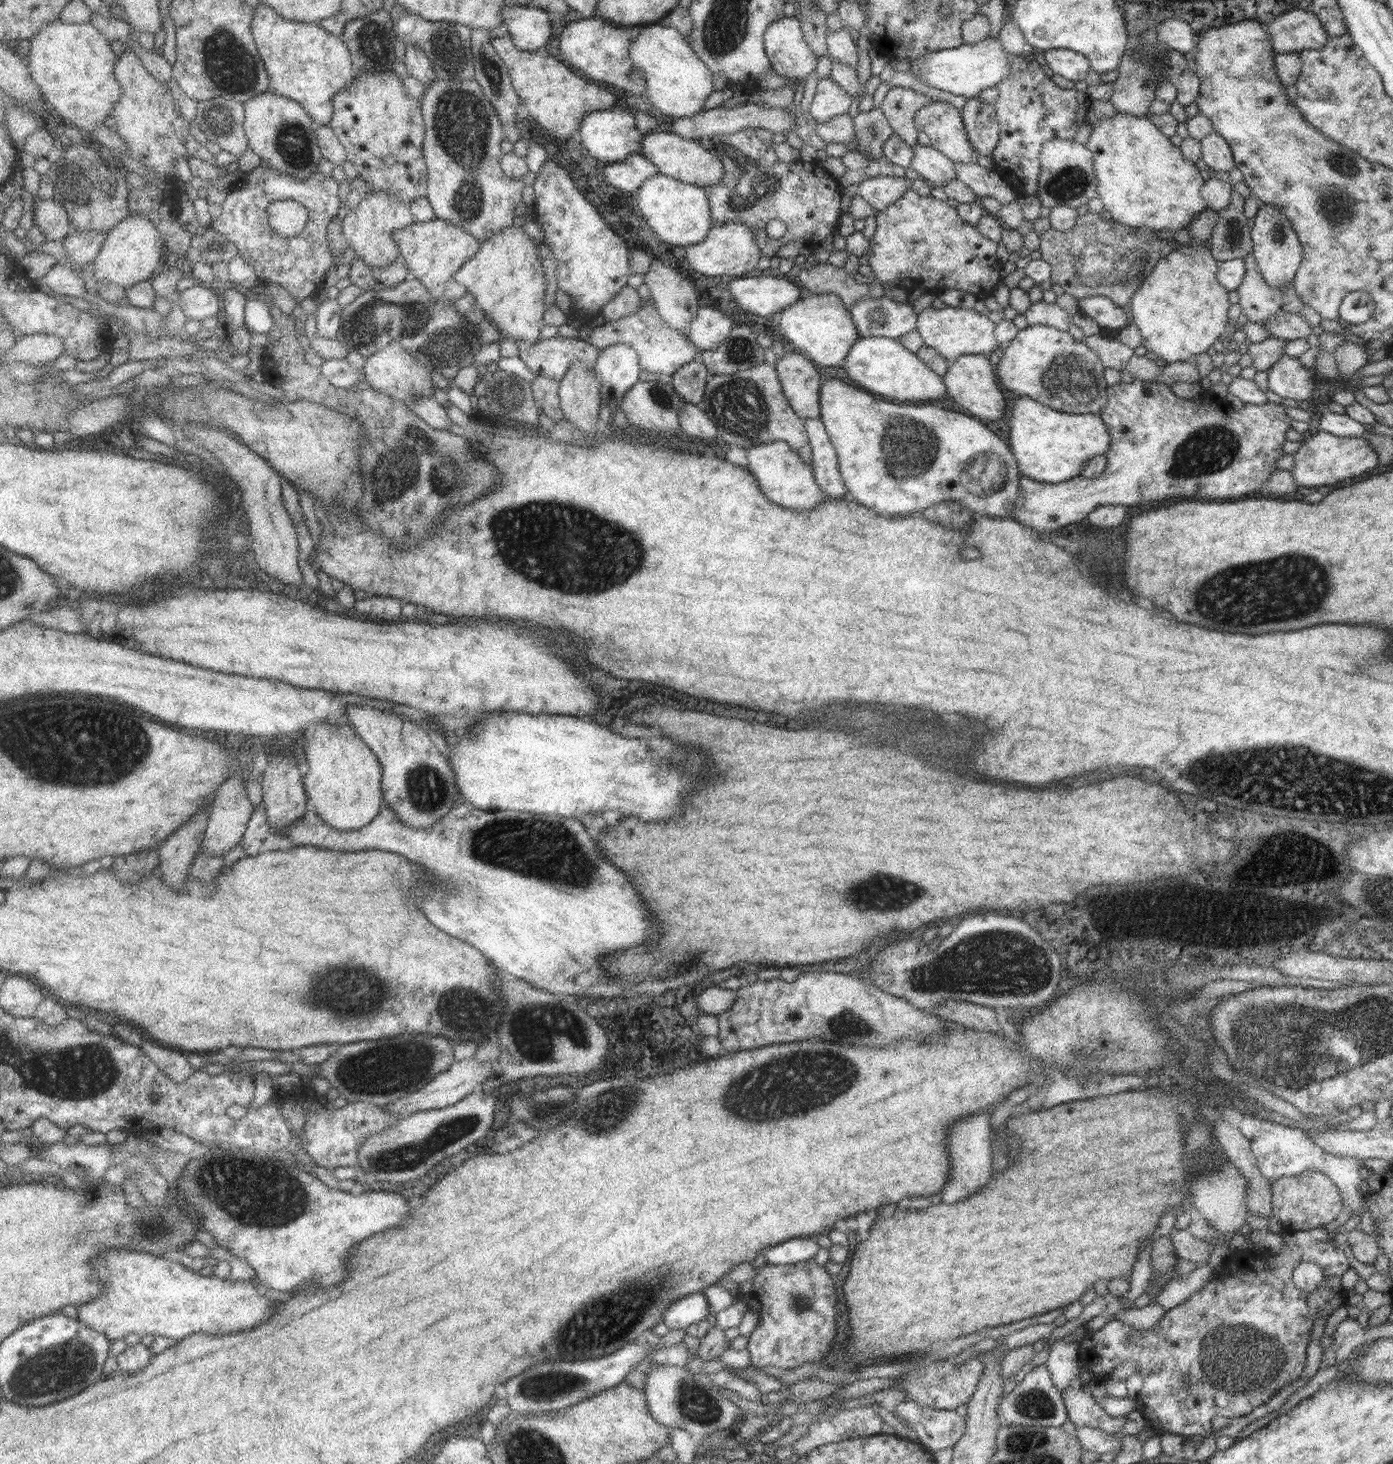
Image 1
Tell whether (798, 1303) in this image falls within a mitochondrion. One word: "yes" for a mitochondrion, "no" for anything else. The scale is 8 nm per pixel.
yes

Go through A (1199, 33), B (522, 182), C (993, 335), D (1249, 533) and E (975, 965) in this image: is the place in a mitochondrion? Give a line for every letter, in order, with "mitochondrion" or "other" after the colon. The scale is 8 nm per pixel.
A: other
B: other
C: other
D: other
E: mitochondrion

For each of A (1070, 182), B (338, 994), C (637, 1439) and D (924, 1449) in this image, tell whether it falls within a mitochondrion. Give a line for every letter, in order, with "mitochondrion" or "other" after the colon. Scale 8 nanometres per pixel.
A: mitochondrion
B: mitochondrion
C: other
D: other

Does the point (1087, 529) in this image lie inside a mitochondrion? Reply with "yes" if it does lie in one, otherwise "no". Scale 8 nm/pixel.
no

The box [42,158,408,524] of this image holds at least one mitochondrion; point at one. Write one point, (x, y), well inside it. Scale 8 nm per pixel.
(75, 184)

